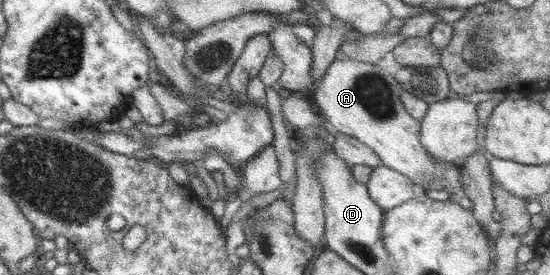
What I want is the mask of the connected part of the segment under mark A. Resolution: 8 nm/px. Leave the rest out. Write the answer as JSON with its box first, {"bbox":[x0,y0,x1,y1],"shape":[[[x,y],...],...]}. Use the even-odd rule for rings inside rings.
{"bbox":[313,51,462,194],"shape":[[[337,51],[334,61],[324,72],[323,77],[315,83],[313,90],[315,107],[319,109],[318,113],[324,118],[332,133],[343,133],[343,135],[357,139],[379,157],[381,165],[401,173],[410,179],[415,187],[419,185],[419,187],[428,190],[443,189],[443,191],[448,191],[451,194],[462,189],[460,173],[458,172],[459,166],[450,163],[438,163],[421,147],[418,140],[420,121],[413,119],[404,110],[399,99],[402,88],[393,81],[393,77],[387,71],[377,69],[377,67],[373,67],[373,64],[363,64],[353,61],[353,59],[347,59]]]}

